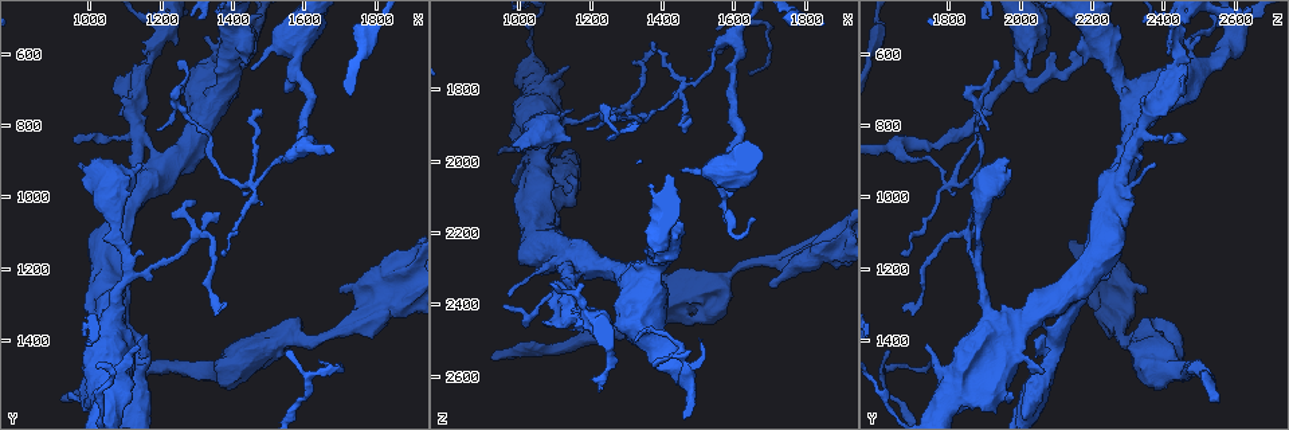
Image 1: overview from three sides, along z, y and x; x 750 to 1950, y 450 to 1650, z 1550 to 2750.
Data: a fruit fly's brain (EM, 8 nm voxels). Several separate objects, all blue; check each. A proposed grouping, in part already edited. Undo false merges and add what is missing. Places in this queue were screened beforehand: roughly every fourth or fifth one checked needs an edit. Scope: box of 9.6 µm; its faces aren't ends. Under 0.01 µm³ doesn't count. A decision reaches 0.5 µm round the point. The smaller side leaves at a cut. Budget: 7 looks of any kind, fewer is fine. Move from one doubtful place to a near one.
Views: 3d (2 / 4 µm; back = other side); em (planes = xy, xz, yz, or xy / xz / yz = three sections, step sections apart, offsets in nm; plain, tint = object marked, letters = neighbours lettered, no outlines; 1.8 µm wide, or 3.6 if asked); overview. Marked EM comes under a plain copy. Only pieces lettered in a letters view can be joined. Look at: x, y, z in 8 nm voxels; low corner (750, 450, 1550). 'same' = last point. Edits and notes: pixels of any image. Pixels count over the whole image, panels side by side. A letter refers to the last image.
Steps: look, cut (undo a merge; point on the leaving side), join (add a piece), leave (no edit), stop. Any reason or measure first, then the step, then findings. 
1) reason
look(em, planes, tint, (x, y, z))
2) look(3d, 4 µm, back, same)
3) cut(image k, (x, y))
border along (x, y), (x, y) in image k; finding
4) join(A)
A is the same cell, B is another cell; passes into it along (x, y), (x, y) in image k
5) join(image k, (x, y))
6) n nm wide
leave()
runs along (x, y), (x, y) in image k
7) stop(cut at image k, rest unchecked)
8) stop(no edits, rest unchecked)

looks like a crossing
look(em, xz, step 4, letters, (1460, 550, 2600))

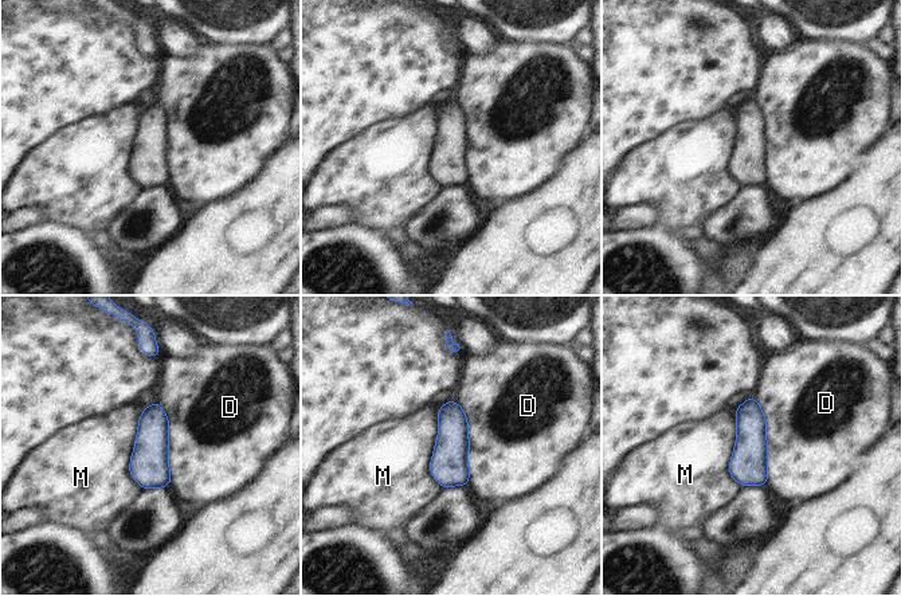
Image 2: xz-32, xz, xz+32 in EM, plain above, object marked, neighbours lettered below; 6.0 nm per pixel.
leave()
D and M are other cells; continuous, no second neuron

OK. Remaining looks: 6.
free end
look(3d, 2 µm, (1460, 640, 2020))

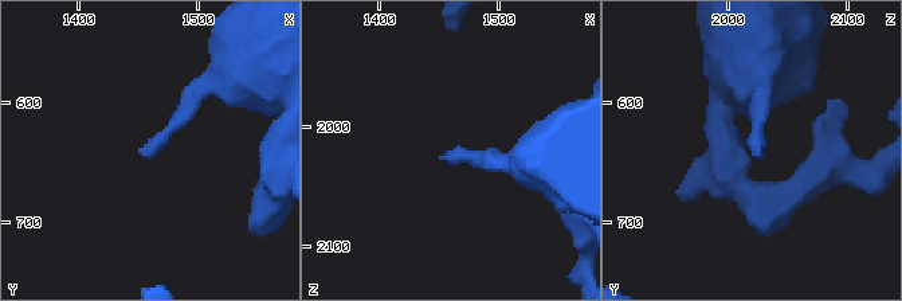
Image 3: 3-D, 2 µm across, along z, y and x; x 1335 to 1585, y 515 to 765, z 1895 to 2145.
now the EM
look(em, xy, step 8, tint, (1448, 638, 2026))

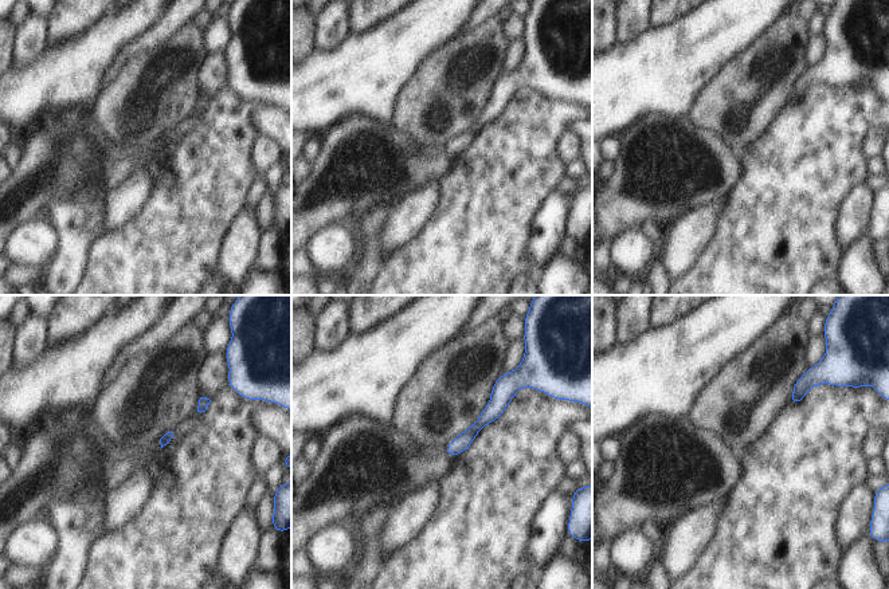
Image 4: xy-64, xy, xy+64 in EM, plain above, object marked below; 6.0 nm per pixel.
another direction
look(em, planes, letters, same)

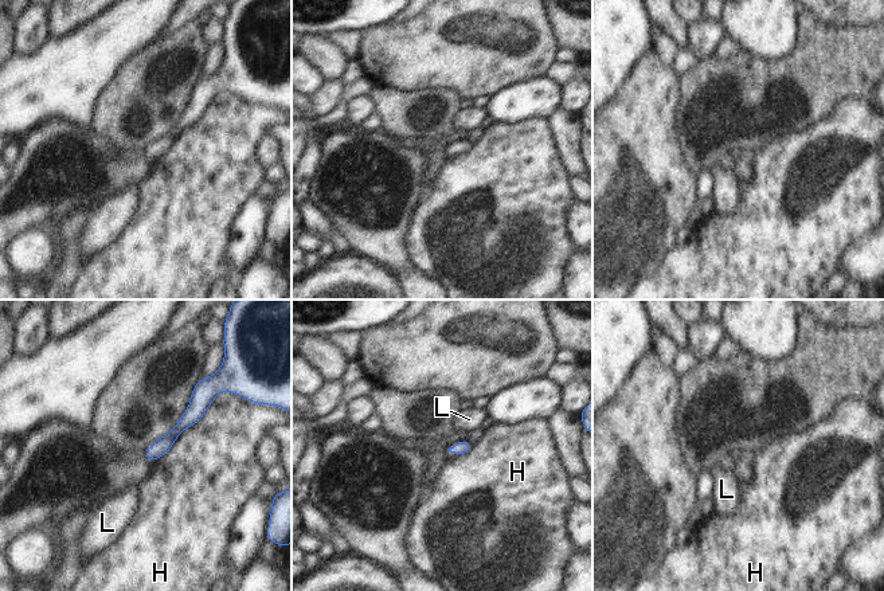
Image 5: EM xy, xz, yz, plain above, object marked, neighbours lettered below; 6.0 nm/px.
H touches over 550 nm
leave()
H and L are other cells; none of them fits

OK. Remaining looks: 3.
branch stops here
look(3d, 4 µm, (1000, 890, 1970))

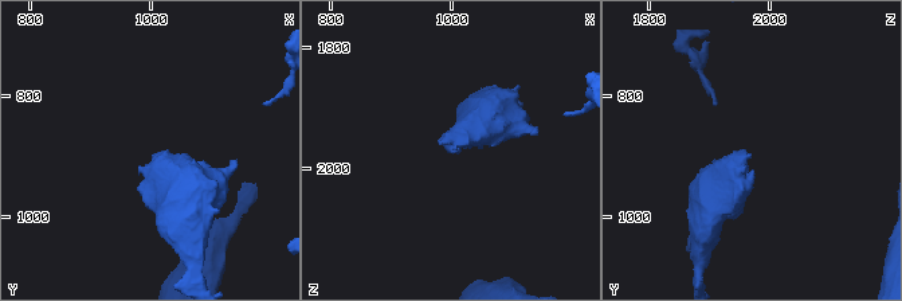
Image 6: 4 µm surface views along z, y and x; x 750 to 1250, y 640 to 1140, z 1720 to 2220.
look(em, 3.6 µm, planes, tint, (1000, 900, 1970))

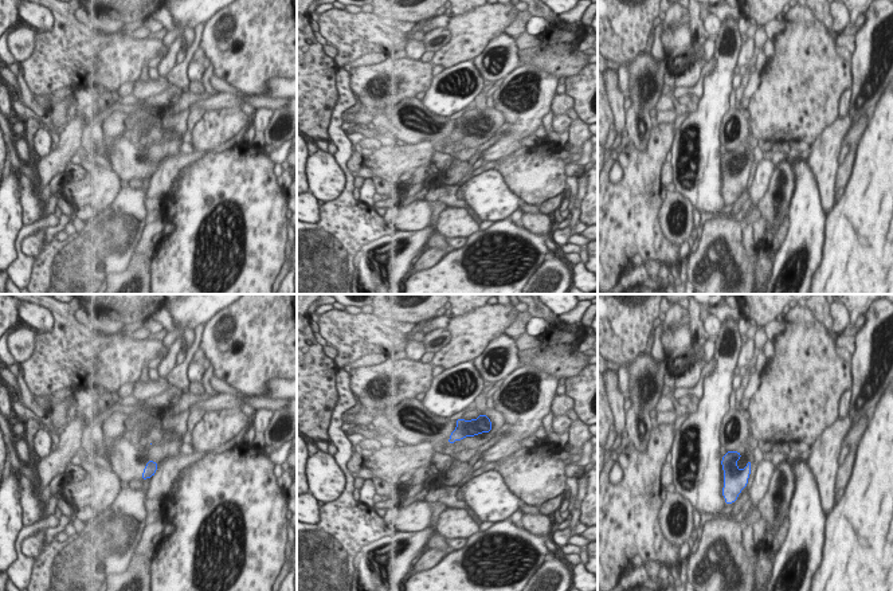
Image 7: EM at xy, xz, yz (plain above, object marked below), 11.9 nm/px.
look(em, 3.6 µm, planes, letters, same)

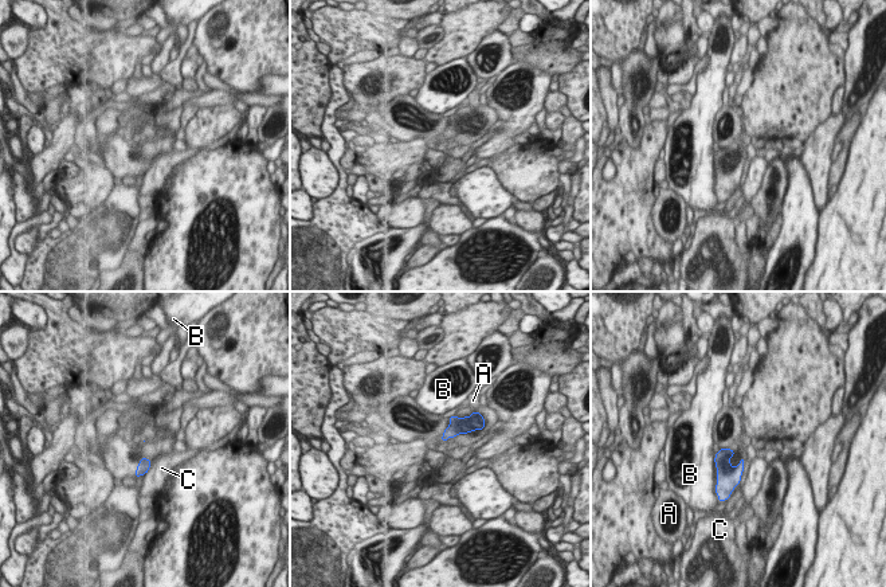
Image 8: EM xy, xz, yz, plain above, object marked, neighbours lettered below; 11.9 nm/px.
leave()
A, B and C are other cells; border along (152, 462), (151, 468), (142, 474) in image 8; no lettered piece goes on from it

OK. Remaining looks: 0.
stop(no edits, rest unchecked)

